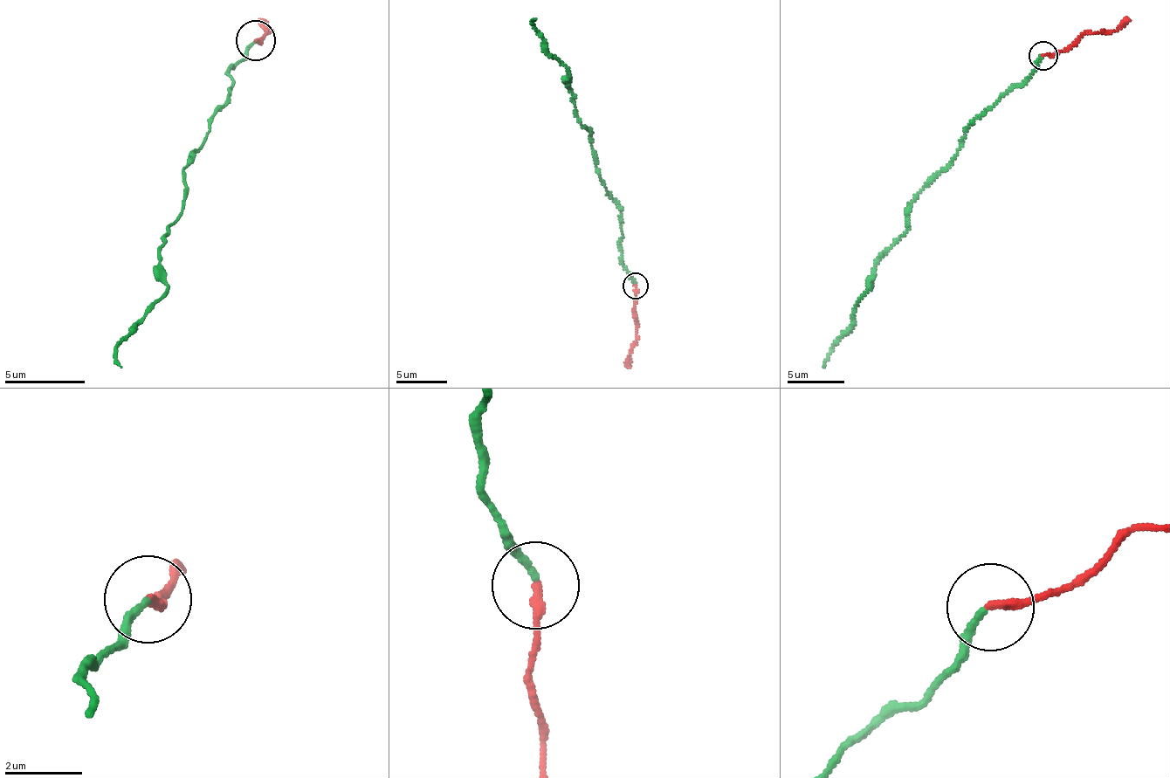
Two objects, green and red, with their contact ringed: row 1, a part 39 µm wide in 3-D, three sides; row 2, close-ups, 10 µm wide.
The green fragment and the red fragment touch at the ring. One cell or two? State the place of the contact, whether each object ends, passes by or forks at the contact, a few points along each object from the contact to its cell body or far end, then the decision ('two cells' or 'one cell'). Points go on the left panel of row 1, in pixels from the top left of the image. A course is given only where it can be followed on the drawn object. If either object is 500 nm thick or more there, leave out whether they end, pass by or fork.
at (255, 40); green ends there; red ends there; green runs (256, 39), (232, 65), (225, 106), (183, 174), (183, 214), (161, 252), (166, 289), (119, 342), (122, 367); red runs (256, 39), (263, 44), (265, 26), (271, 34), (258, 18); two cells

